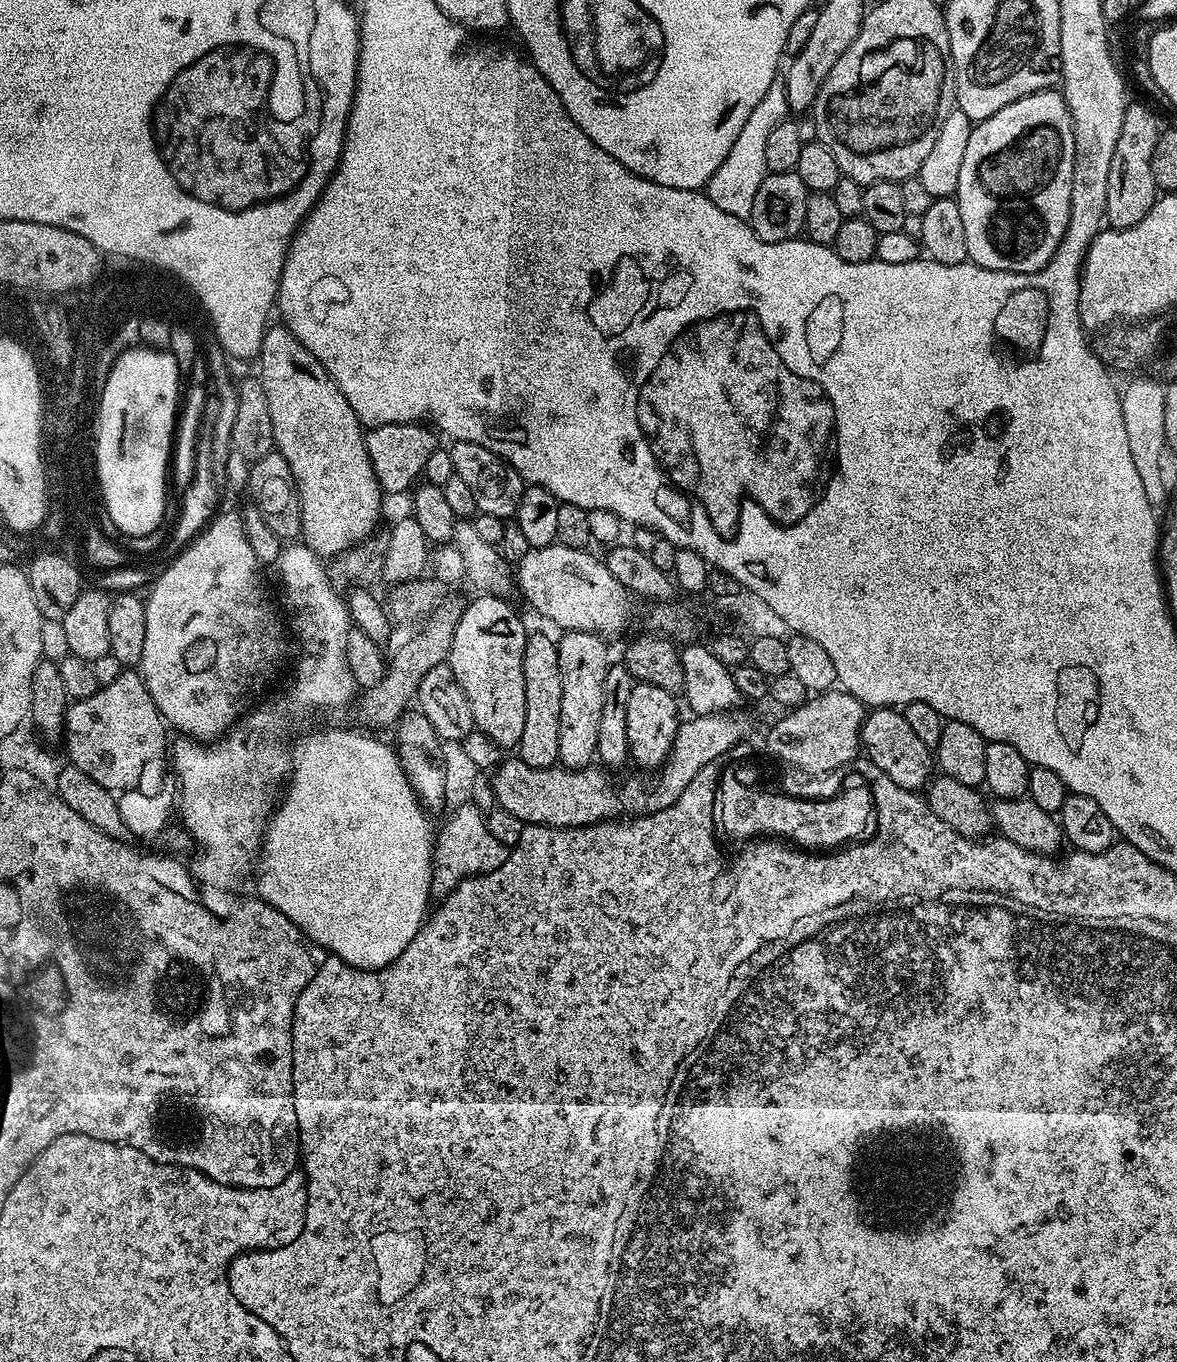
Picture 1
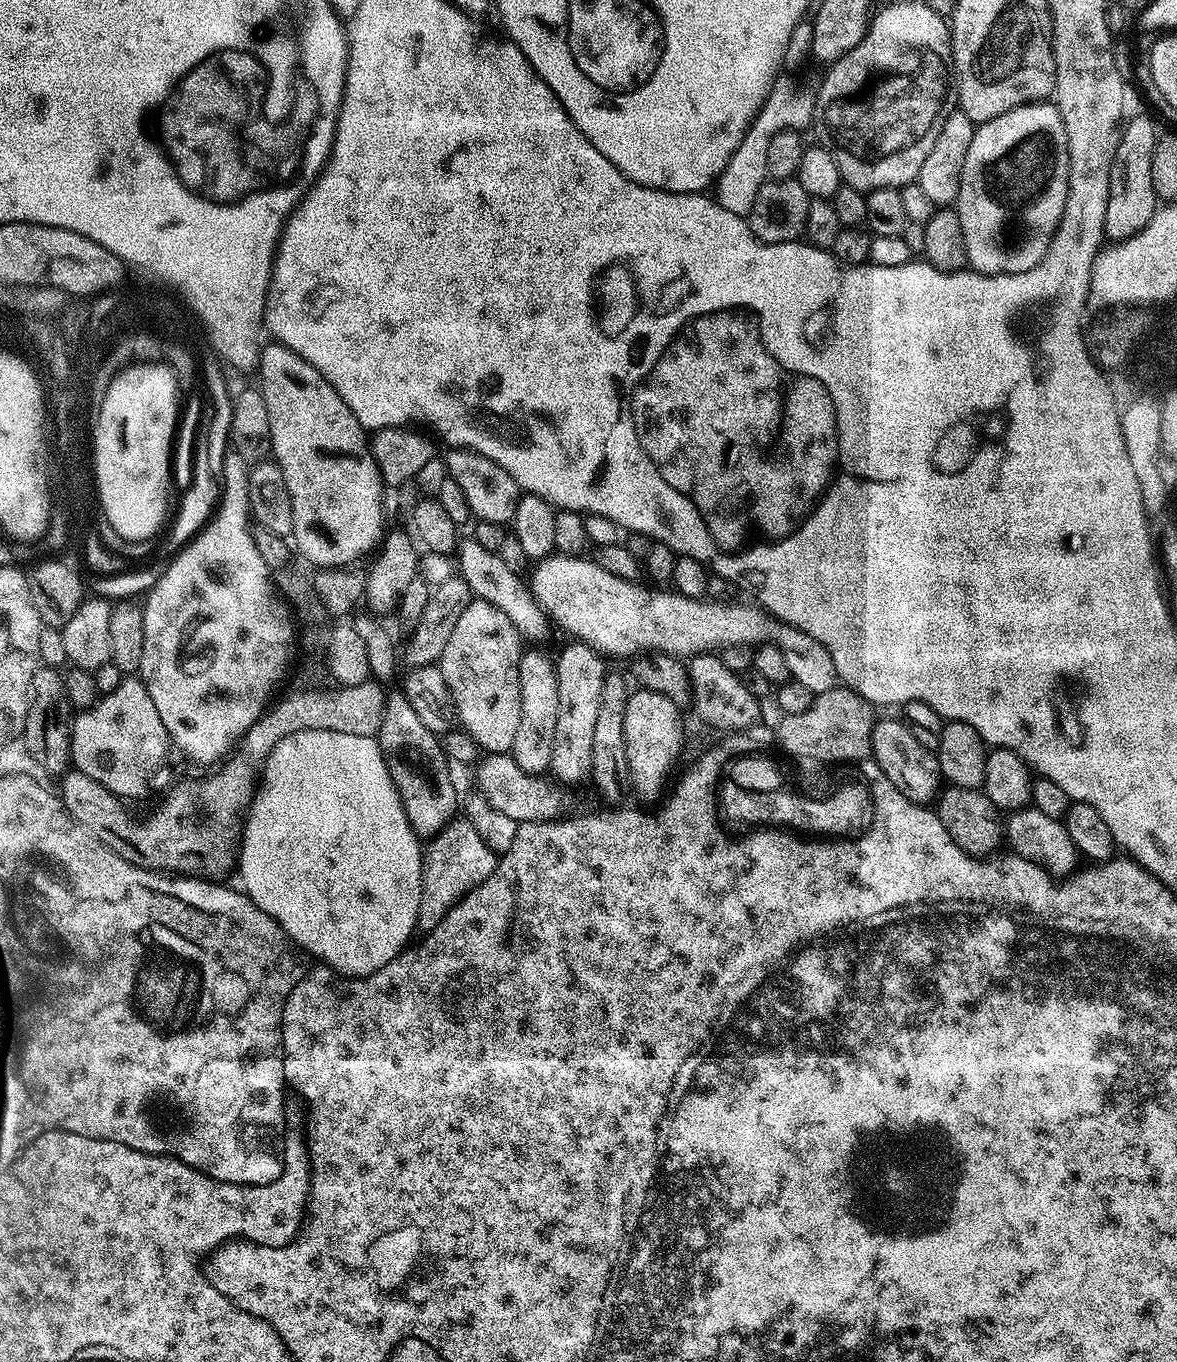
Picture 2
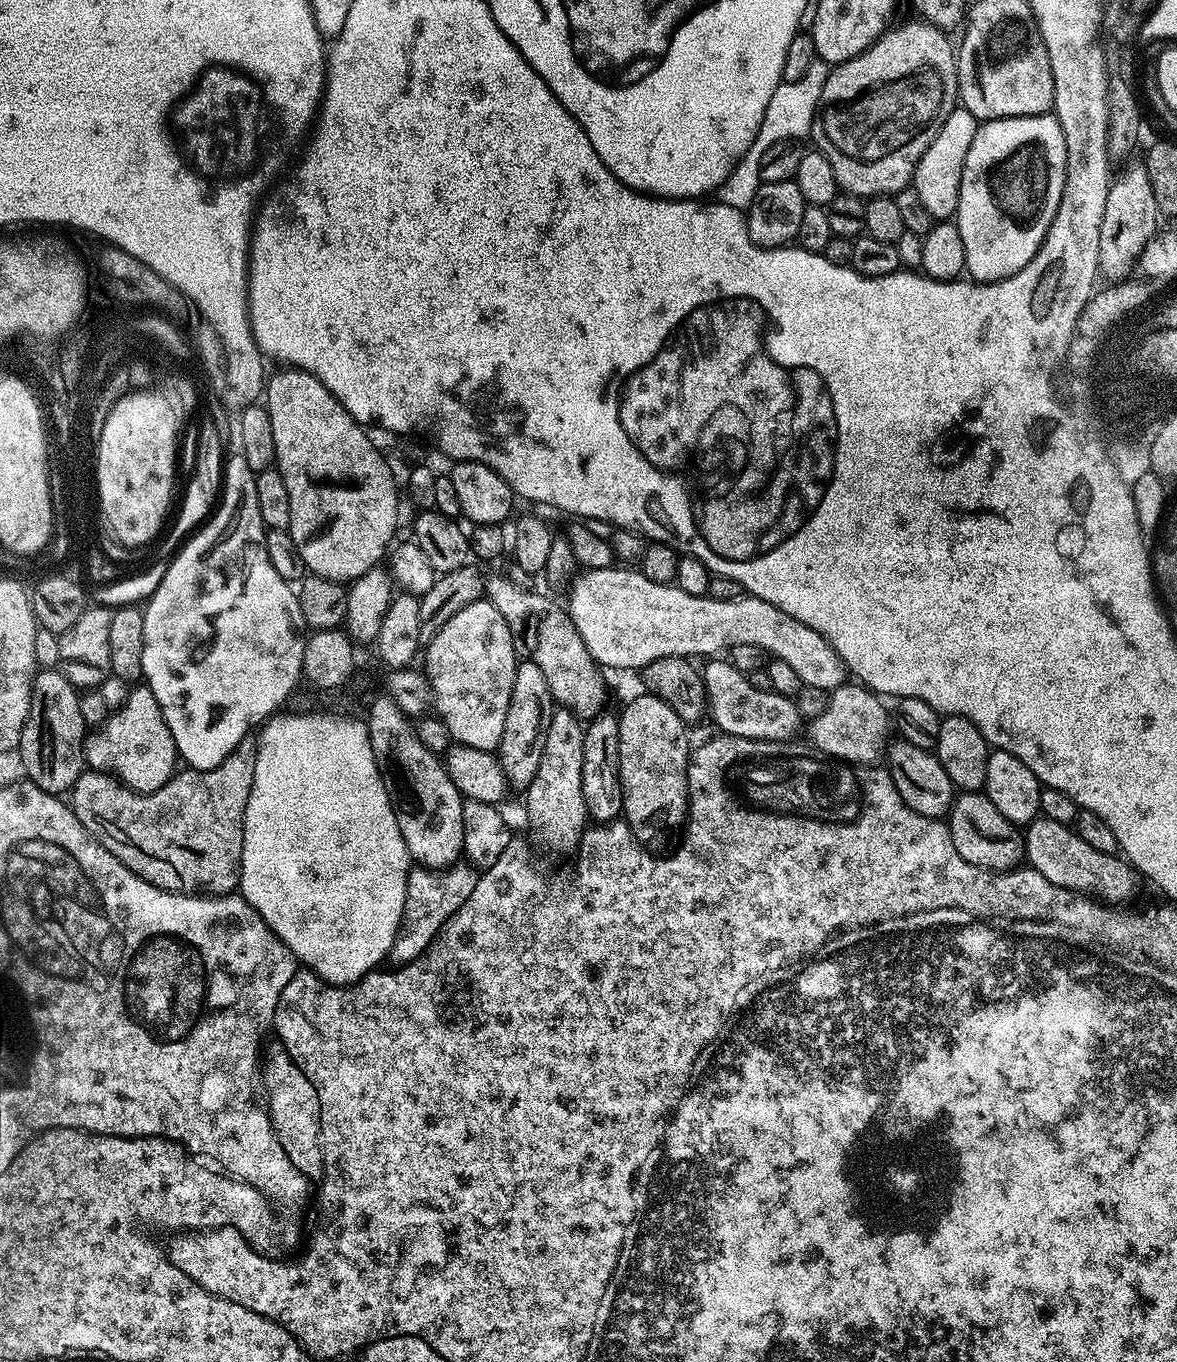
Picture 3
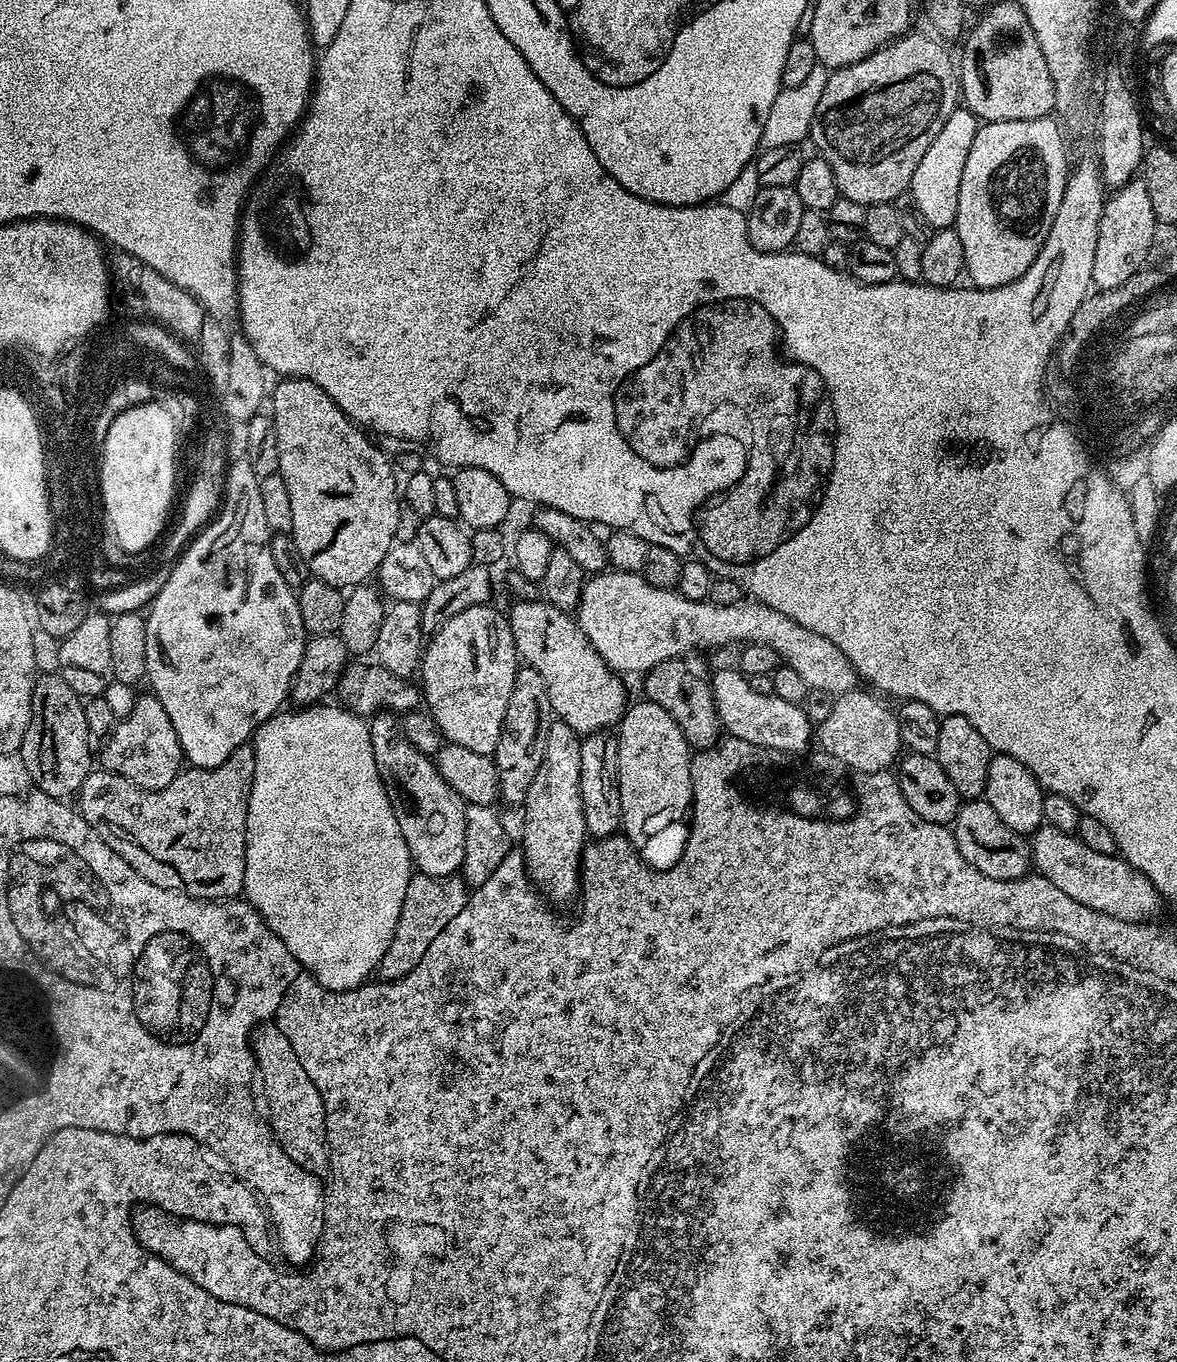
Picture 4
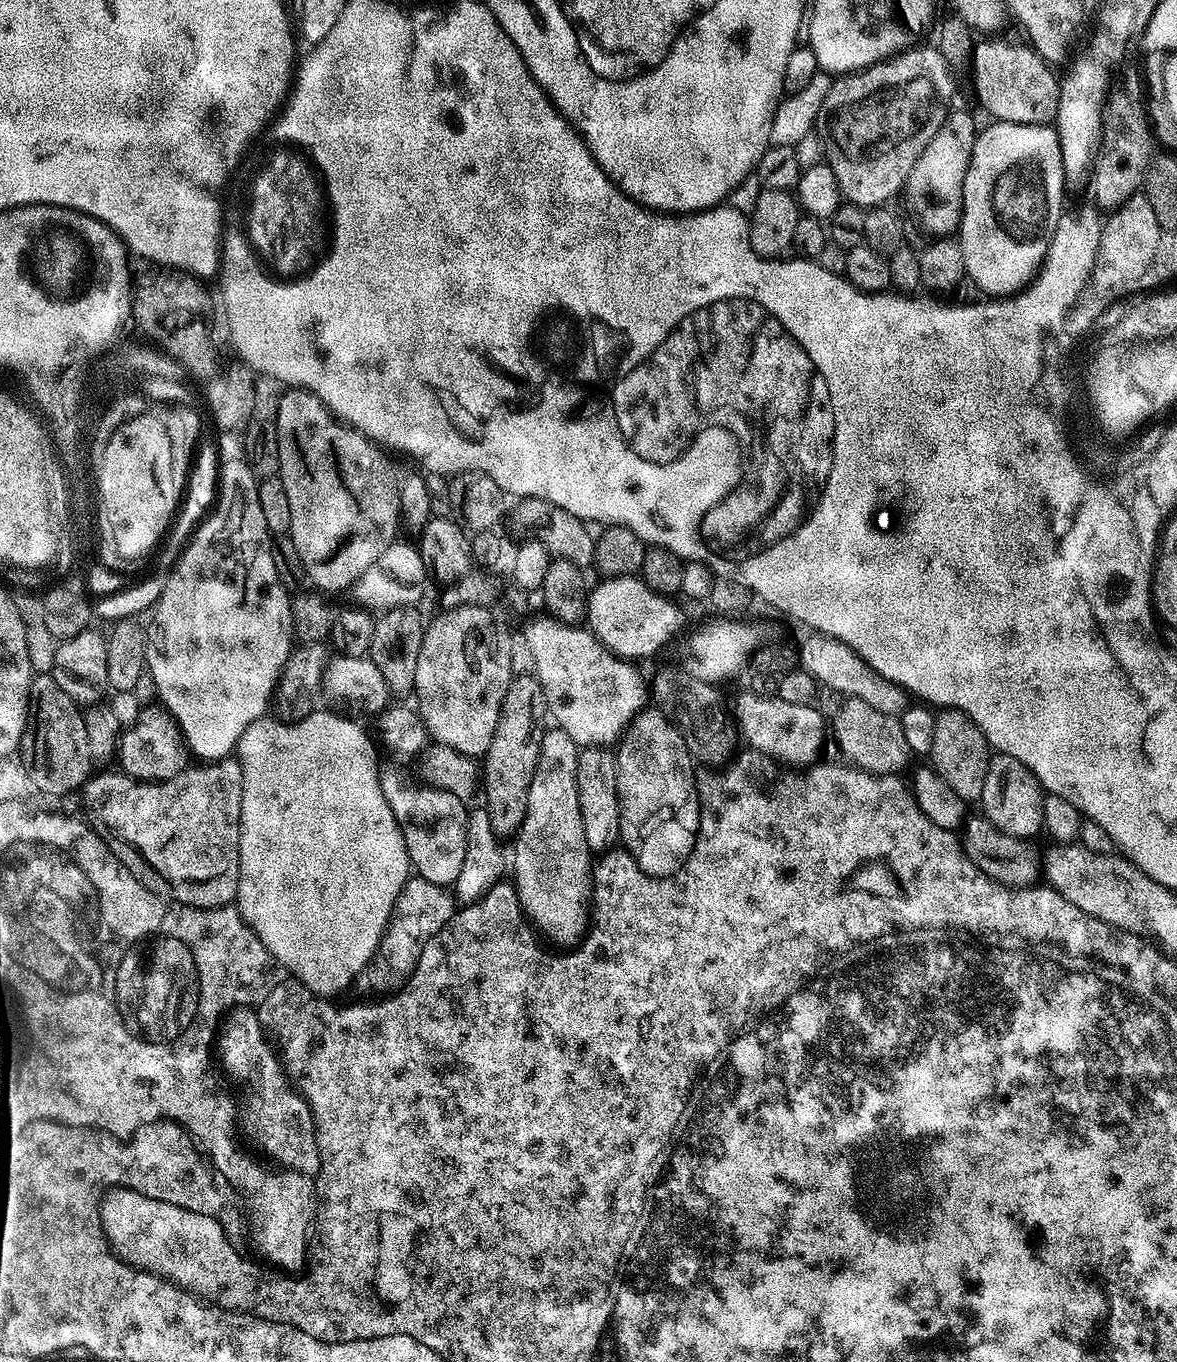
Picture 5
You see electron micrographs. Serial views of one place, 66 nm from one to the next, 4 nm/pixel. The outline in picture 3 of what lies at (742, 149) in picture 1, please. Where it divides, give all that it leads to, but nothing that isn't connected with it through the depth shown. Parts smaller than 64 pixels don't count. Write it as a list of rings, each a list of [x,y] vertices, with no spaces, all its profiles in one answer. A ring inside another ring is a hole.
[[[817,58],[810,62],[806,74],[798,82],[781,82],[778,90],[774,90],[774,98],[770,98],[770,106],[766,106],[766,114],[762,118],[762,126],[744,157],[732,167],[732,173],[724,179],[724,183],[718,189],[719,203],[747,210],[754,202],[754,194],[758,194],[761,186],[760,167],[762,166],[762,154],[770,150],[770,146],[793,139],[792,131],[795,128],[811,129],[812,120],[816,117],[816,107],[822,98],[822,86],[826,86],[826,78],[830,71],[830,65]]]

